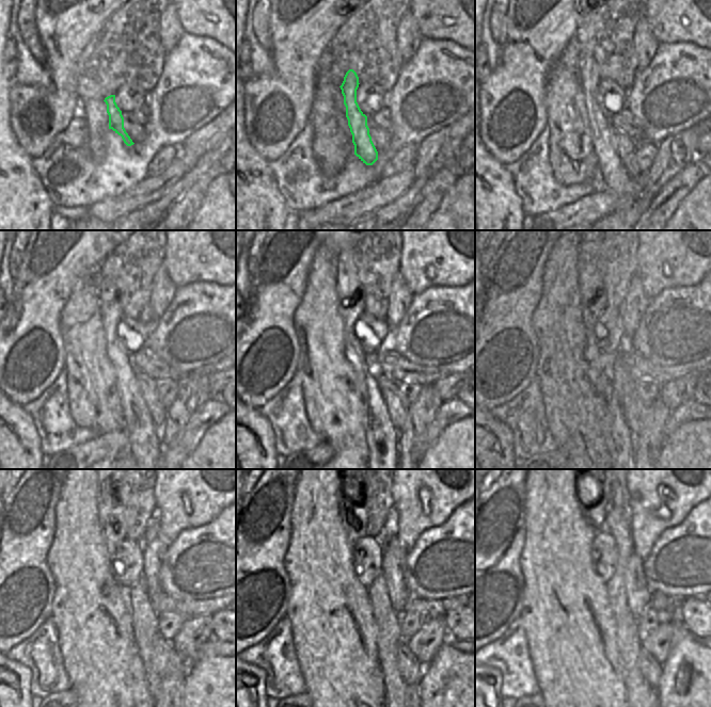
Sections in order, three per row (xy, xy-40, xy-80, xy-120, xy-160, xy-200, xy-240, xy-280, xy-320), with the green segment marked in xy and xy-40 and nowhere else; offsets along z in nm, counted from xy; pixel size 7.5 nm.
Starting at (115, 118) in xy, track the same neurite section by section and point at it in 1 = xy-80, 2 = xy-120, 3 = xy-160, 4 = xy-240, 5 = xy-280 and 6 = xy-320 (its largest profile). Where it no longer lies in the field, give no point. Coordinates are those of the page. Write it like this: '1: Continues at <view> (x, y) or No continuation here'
1: Continues at xy-80 (615, 177)
2: Continues at xy-120 (142, 434)
3: Continues at xy-160 (381, 436)
4: Continues at xy-240 (110, 511)
5: Continues at xy-280 (353, 516)
6: Continues at xy-320 (595, 513).

